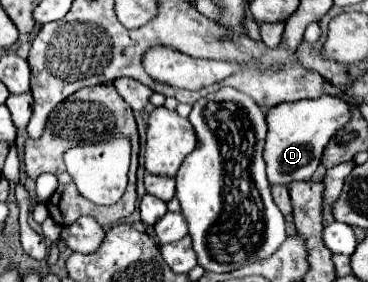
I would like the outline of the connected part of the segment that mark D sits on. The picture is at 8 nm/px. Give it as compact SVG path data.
M321 95L317 99L303 99L295 103L283 103L267 109L267 143L263 159L267 163L267 177L271 185L289 185L291 181L307 181L321 163L323 151L337 129L345 127L351 119L351 105L339 97Z

